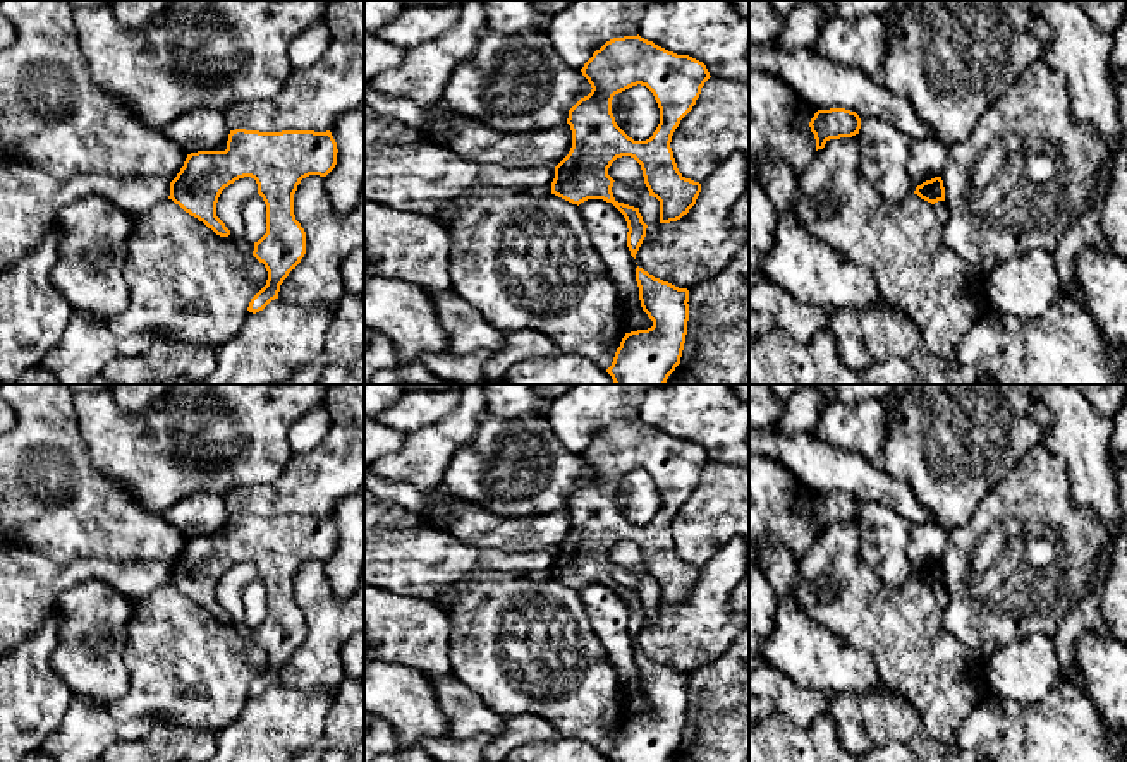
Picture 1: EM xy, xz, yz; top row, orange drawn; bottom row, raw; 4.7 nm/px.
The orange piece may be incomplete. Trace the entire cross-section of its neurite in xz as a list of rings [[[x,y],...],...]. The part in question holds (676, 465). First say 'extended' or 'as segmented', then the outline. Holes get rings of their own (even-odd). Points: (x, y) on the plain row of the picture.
as segmented; [[[639,419],[606,426],[581,457],[593,474],[569,494],[572,532],[555,551],[551,578],[577,590],[588,584],[612,587],[627,606],[627,632],[636,644],[648,609],[639,592],[613,582],[615,565],[608,553],[617,542],[634,542],[649,580],[660,585],[660,608],[687,599],[701,568],[679,556],[670,527],[711,460],[703,446],[668,436]],[[637,469],[653,477],[660,493],[660,508],[646,525],[629,522],[612,498],[613,481]]]

